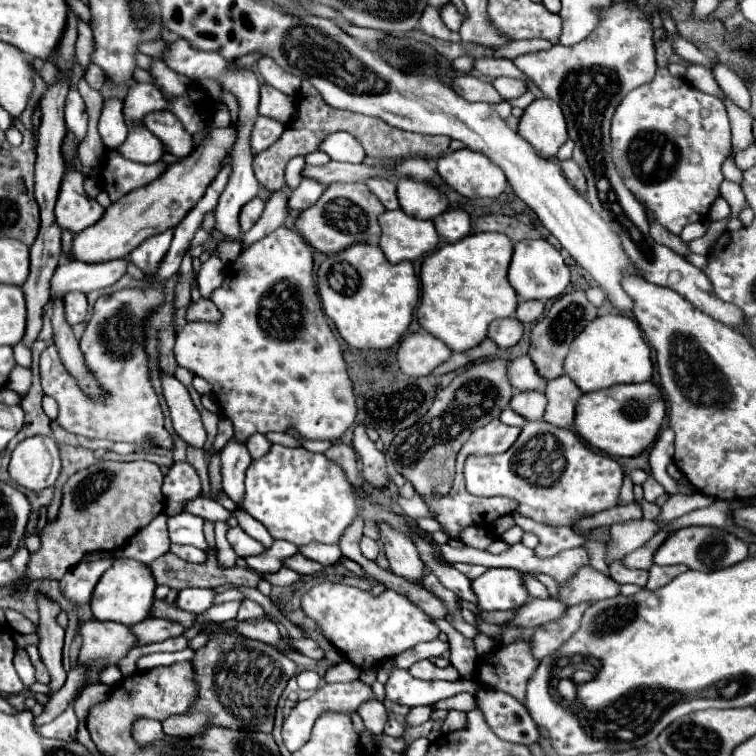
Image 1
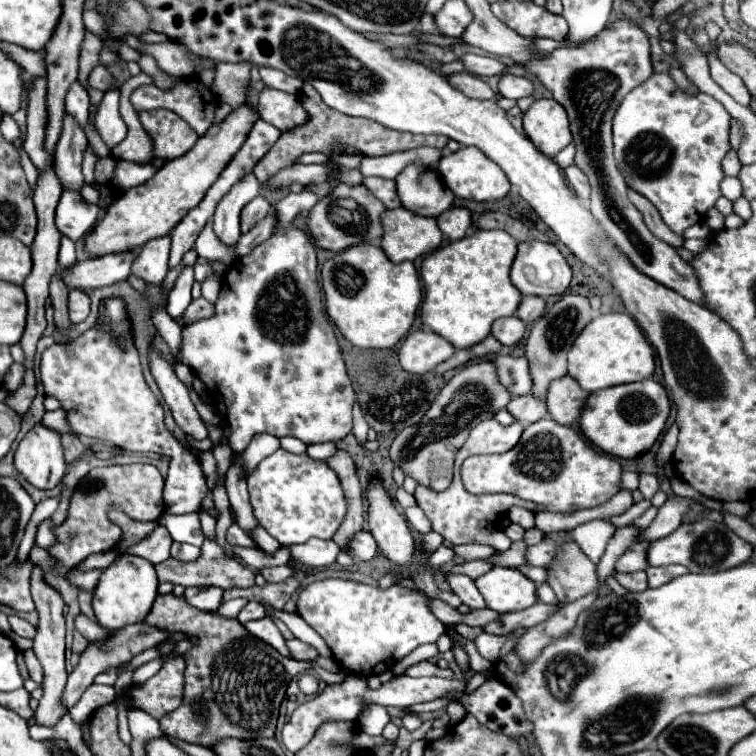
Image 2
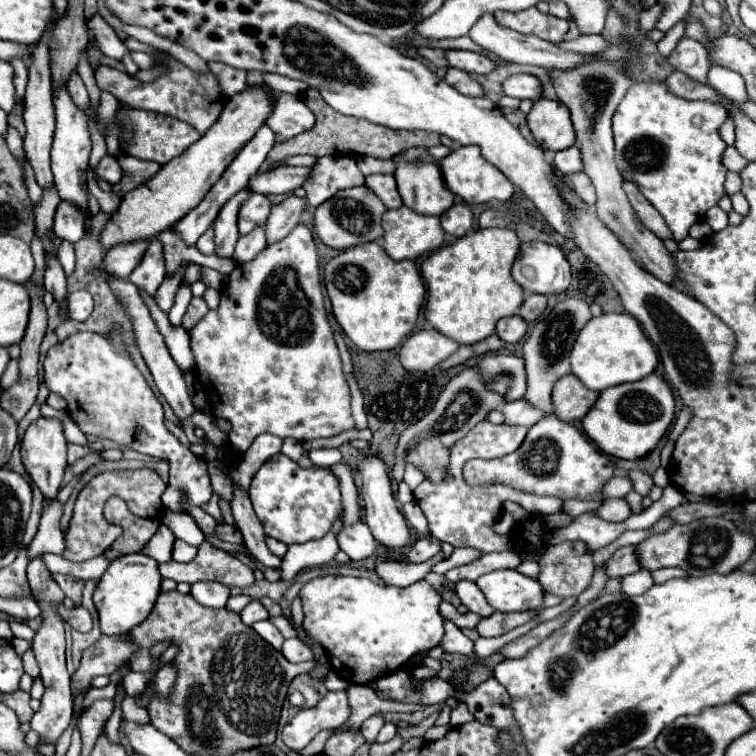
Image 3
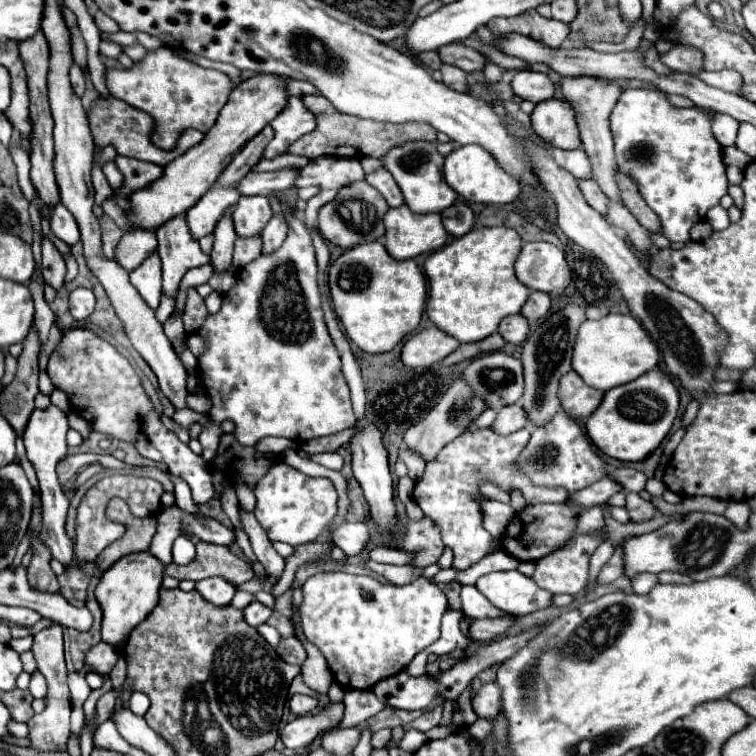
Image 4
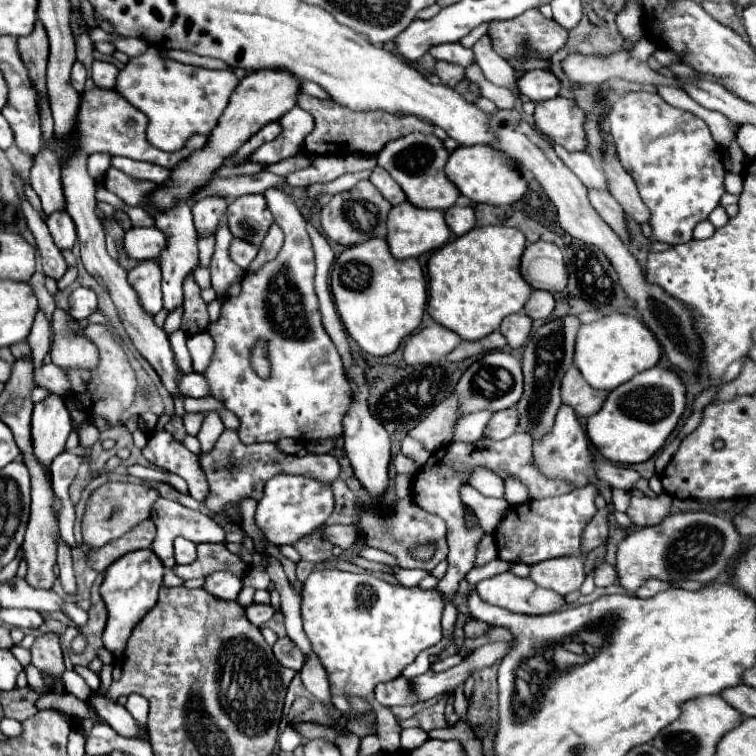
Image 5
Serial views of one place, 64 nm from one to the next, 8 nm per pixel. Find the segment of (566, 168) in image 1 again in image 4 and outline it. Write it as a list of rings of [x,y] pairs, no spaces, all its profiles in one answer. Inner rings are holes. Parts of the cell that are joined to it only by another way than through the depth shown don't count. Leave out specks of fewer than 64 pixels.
[[[580,180],[580,190],[586,198],[586,202],[598,210],[602,216],[606,216],[606,210],[608,210],[608,198],[604,198],[604,192],[600,192],[598,184],[594,180]]]

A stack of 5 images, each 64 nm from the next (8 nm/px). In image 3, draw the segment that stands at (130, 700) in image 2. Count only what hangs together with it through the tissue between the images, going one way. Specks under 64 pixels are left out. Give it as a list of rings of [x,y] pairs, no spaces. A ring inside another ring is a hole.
[[[168,664],[168,666],[164,666],[164,668],[156,674],[156,678],[154,678],[154,690],[156,690],[158,694],[166,696],[166,694],[172,690],[174,680],[176,680],[176,670]]]

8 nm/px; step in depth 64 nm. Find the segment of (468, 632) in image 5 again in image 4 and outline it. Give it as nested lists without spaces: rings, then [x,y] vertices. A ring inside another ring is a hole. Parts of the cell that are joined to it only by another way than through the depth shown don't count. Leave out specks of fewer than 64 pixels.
[[[514,616],[512,618],[498,618],[498,620],[474,620],[470,624],[470,638],[472,640],[490,640],[498,634],[504,634],[512,624],[514,624]]]

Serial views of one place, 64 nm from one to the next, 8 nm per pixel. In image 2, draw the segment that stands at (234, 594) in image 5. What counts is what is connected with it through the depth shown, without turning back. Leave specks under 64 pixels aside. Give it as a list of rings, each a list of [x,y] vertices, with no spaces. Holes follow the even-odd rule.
[[[186,588],[184,598],[200,610],[218,610],[222,604],[222,588]]]

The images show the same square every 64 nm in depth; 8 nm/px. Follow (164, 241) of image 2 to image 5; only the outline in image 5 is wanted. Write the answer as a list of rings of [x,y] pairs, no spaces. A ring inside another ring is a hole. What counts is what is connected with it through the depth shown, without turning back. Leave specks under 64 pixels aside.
[[[144,260],[140,266],[128,272],[128,282],[138,294],[142,310],[156,316],[162,310],[162,290],[160,290],[160,266],[156,260]]]

